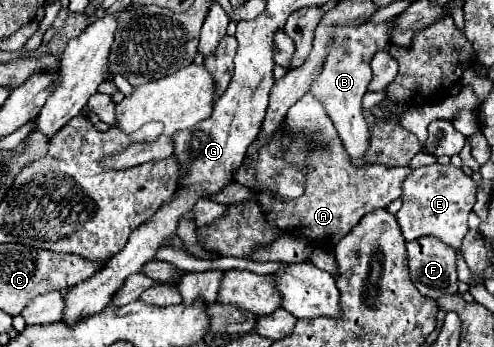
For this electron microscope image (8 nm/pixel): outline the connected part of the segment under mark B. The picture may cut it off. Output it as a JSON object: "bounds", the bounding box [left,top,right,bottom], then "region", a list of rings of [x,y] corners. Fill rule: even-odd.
{"bounds":[310,18,396,164],"region":[[[388,18],[386,22],[380,22],[380,24],[366,22],[360,26],[334,24],[332,26],[332,44],[330,44],[324,68],[316,76],[316,82],[312,82],[312,86],[310,86],[310,92],[322,102],[326,114],[334,122],[344,146],[346,146],[346,152],[350,154],[354,164],[364,164],[362,156],[368,148],[368,138],[370,138],[370,128],[362,116],[362,96],[366,94],[368,82],[372,78],[370,60],[380,50],[388,48],[394,28],[396,28],[396,18]]]}

